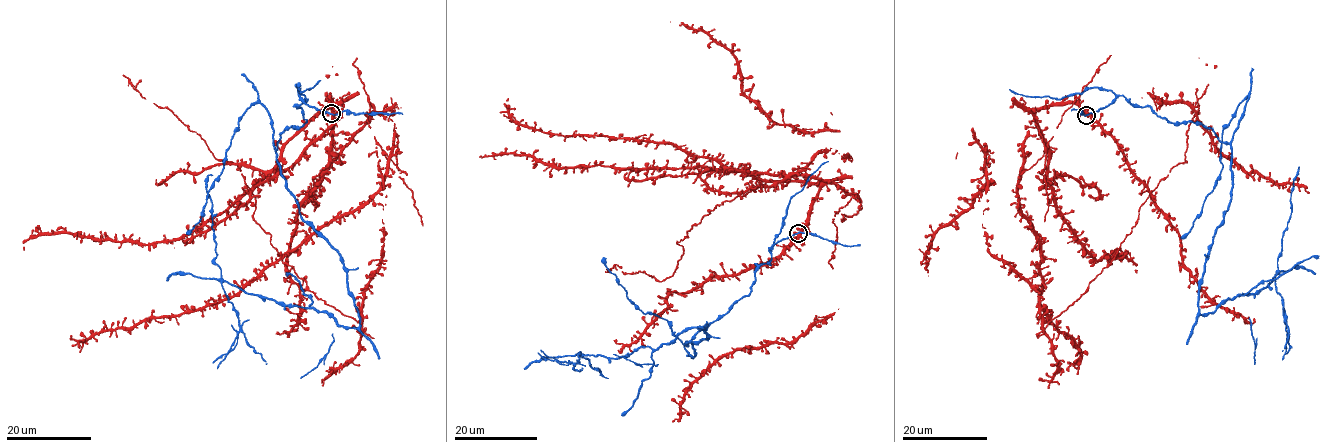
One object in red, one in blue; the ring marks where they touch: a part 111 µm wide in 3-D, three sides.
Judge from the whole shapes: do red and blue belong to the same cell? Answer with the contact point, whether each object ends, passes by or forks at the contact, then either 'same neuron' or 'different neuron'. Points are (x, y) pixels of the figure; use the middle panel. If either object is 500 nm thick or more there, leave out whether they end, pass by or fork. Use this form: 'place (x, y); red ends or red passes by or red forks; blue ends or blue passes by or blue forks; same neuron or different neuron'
place (798, 233); red forks; blue passes by; different neuron

